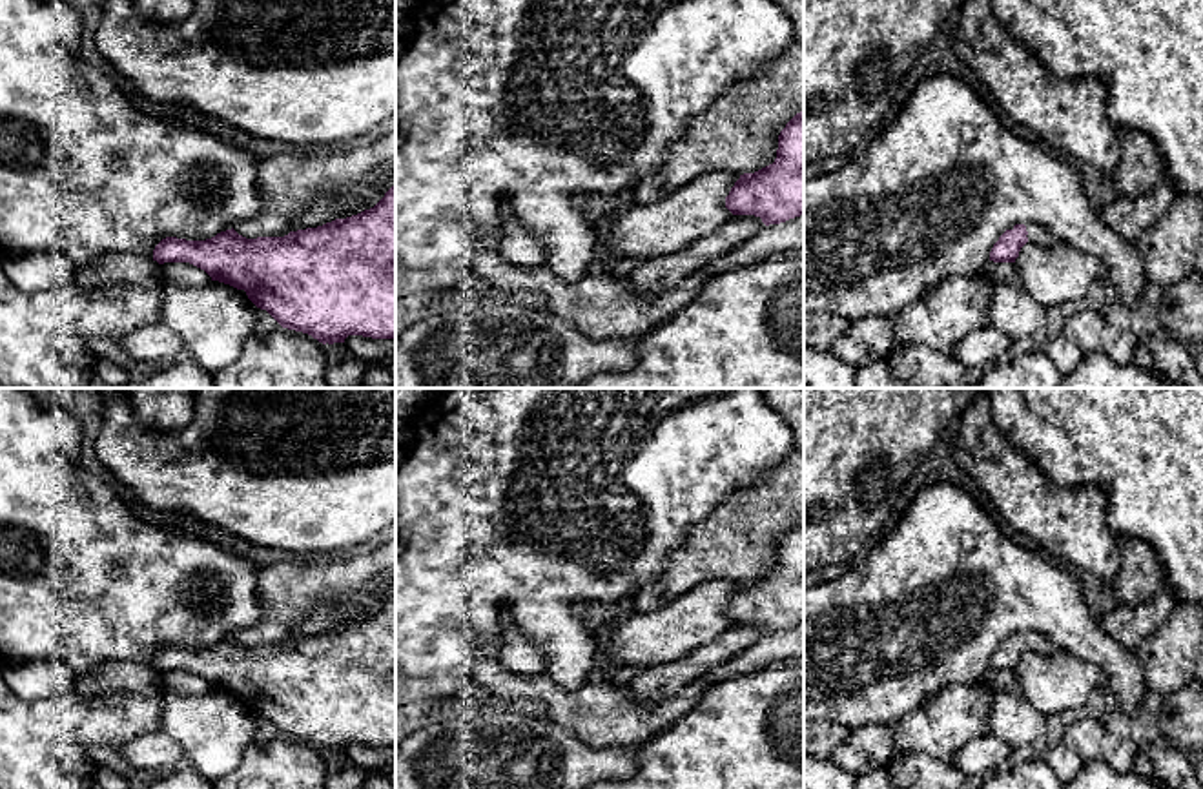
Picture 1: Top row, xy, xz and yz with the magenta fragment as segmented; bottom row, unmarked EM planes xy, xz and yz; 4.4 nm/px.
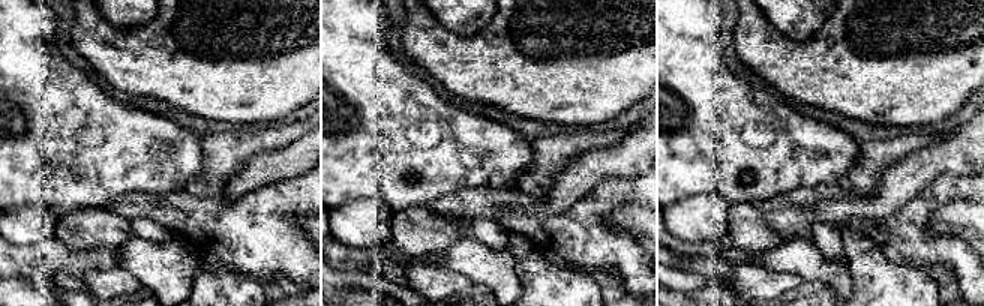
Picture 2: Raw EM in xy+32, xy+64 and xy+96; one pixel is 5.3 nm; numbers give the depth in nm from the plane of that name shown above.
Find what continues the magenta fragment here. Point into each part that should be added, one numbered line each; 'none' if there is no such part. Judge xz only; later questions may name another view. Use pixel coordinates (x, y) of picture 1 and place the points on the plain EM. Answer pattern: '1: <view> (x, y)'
none

